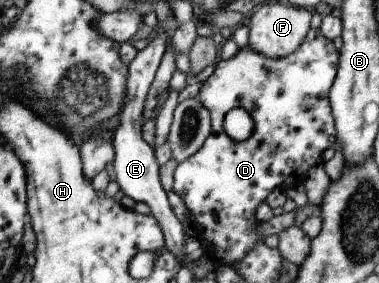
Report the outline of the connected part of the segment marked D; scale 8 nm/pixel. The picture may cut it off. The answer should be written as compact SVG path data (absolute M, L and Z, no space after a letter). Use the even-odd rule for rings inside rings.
M309 28L299 47L285 57L271 59L247 45L230 58L213 64L213 73L202 81L196 98L209 112L211 133L191 157L176 165L171 191L180 197L188 215L193 217L196 237L204 239L201 243L205 253L215 264L234 264L257 242L263 241L254 230L258 223L254 218L255 208L289 177L304 182L310 169L321 163L323 151L333 148L336 133L328 91L336 74L337 62L338 51L332 41L323 37L318 28ZM235 106L245 109L253 120L253 135L243 143L233 143L222 130L224 115Z

